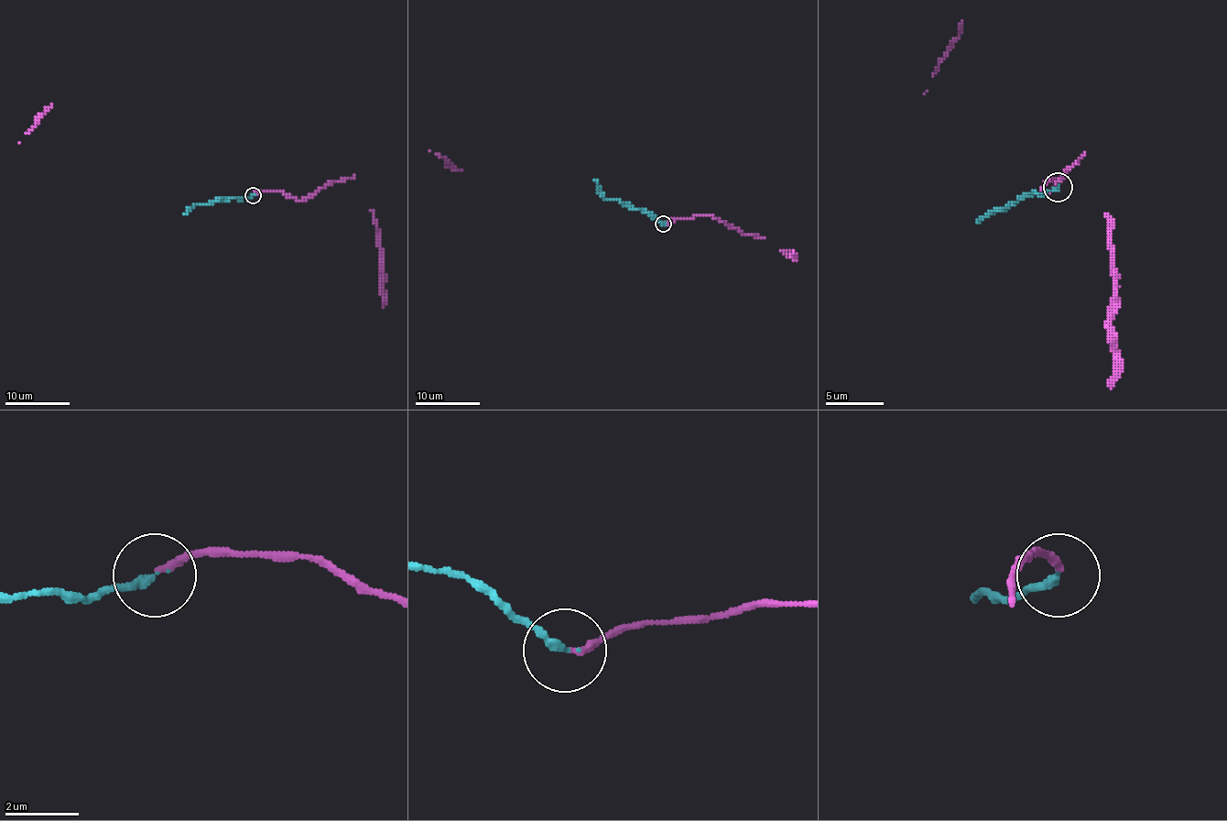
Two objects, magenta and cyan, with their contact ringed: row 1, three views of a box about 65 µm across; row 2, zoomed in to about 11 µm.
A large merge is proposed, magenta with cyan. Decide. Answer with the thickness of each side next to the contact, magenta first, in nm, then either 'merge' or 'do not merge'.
180/200 nm | merge

